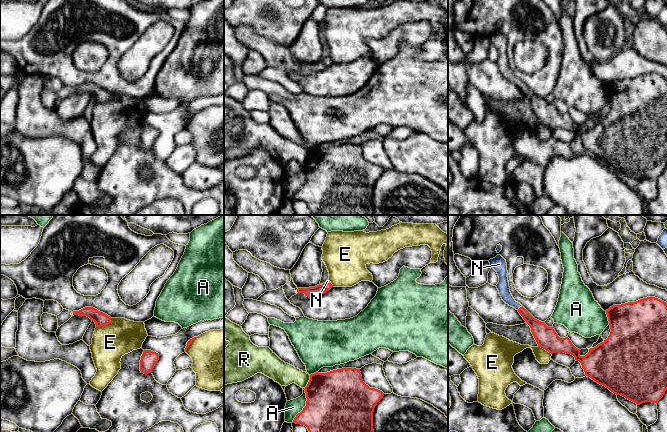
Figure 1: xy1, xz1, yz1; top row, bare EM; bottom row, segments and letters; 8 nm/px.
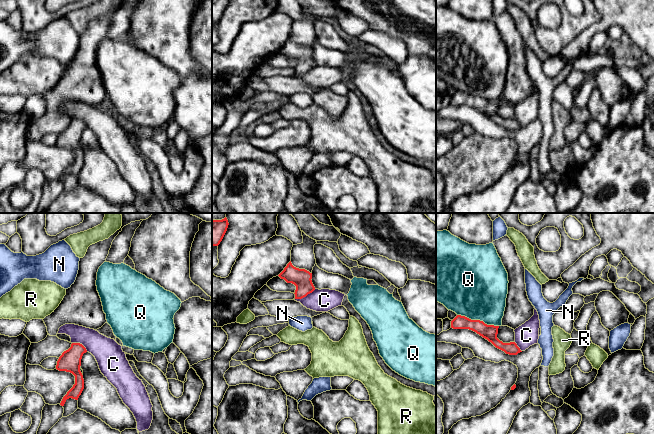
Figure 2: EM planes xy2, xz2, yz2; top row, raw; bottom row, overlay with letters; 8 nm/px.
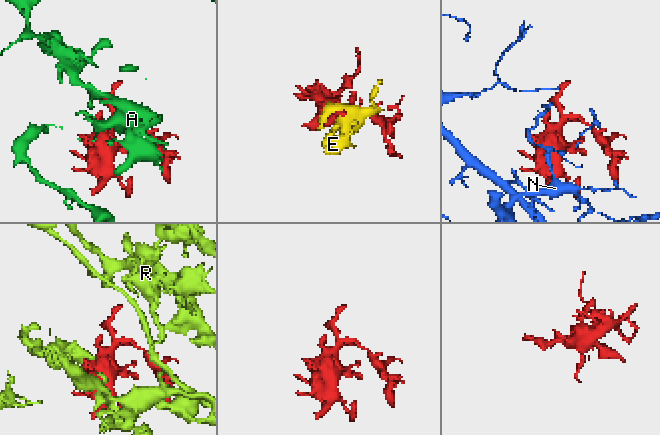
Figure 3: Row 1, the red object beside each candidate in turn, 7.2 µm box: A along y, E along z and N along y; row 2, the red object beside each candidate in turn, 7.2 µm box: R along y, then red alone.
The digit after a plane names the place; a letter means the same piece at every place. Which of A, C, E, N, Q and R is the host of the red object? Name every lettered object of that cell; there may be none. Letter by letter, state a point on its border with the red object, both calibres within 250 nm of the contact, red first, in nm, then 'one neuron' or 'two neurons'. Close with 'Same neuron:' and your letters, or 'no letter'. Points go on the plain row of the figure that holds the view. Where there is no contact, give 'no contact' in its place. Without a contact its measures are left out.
A: meets red in xz1 at (306, 181); 500 nm thick on the red side, 120 nm on the other; two neurons
C: meets red in xz2 at (305, 72); 160 nm thick on the red side, 190 nm on the other; two neurons
E: meets red in xy1 at (104, 100); 110 nm thick on the red side, 300 nm on the other; two neurons
N: meets red in yz1 at (520, 83); 140 nm thick on the red side, 100 nm on the other; one neuron
Q: meets red in yz2 at (478, 96); 120 nm thick on the red side, 480 nm on the other; two neurons
R: meets red in xz1 at (309, 157); 440 nm thick on the red side, 180 nm on the other; two neurons
Same neuron: N

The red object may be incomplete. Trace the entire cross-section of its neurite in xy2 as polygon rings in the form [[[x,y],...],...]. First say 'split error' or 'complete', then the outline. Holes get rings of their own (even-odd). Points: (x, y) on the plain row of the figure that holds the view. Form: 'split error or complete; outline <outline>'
complete; outline [[[72,119],[71,123],[64,127],[59,133],[56,141],[56,145],[59,147],[70,148],[75,152],[75,160],[63,173],[60,181],[64,182],[67,175],[72,174],[78,176],[84,165],[84,155],[80,147],[81,135],[86,124],[80,119]]]

